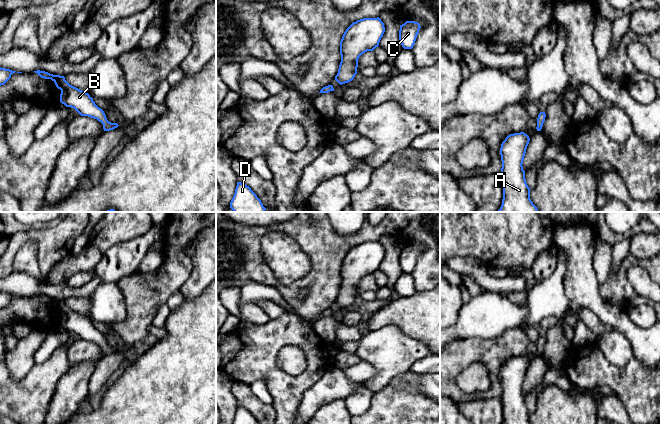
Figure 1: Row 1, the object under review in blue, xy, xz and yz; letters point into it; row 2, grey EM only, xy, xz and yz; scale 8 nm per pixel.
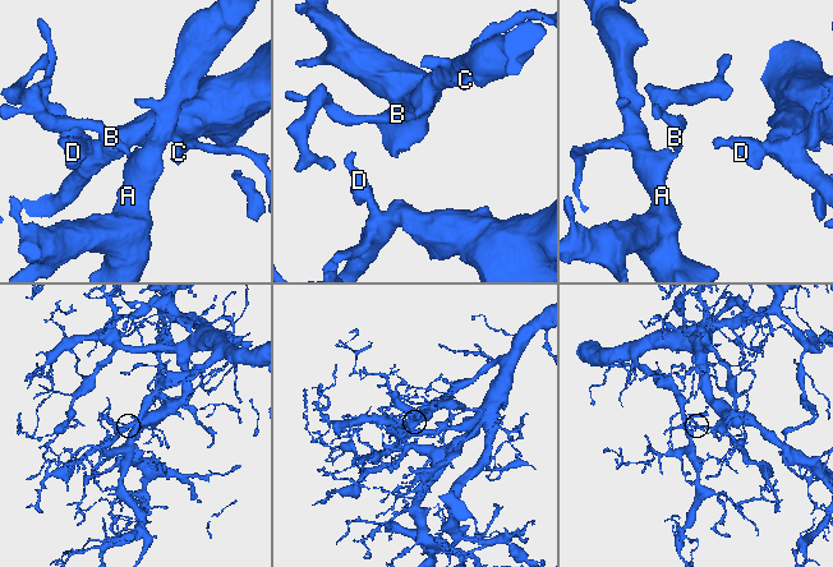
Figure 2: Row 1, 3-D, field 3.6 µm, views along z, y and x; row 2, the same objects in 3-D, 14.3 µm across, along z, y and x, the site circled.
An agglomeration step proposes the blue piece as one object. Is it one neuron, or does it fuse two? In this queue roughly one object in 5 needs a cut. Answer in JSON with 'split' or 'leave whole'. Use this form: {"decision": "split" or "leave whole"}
{"decision": "leave whole"}

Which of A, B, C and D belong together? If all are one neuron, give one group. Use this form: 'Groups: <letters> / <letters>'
Groups: A B C D

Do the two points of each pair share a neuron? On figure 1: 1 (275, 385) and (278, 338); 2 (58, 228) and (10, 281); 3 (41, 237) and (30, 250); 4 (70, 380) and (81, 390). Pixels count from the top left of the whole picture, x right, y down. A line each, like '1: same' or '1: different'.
1: same
2: different
3: different
4: same

